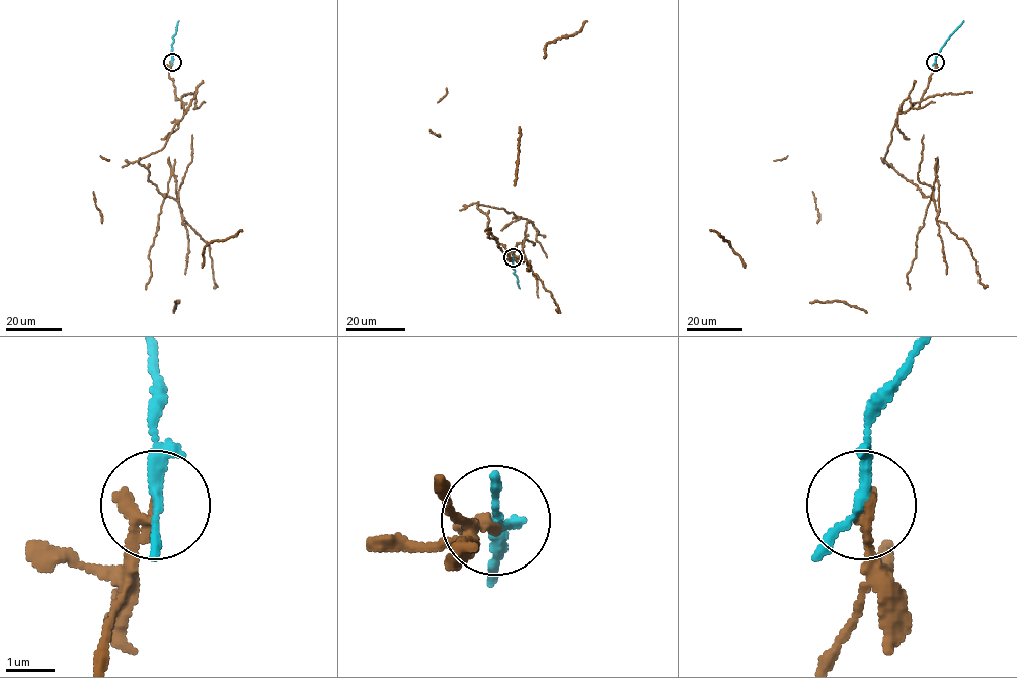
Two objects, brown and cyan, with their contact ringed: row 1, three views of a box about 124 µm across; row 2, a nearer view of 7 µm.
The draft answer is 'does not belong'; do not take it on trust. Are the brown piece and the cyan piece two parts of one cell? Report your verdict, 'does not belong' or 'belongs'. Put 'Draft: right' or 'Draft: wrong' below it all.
does not belong
Draft: right

